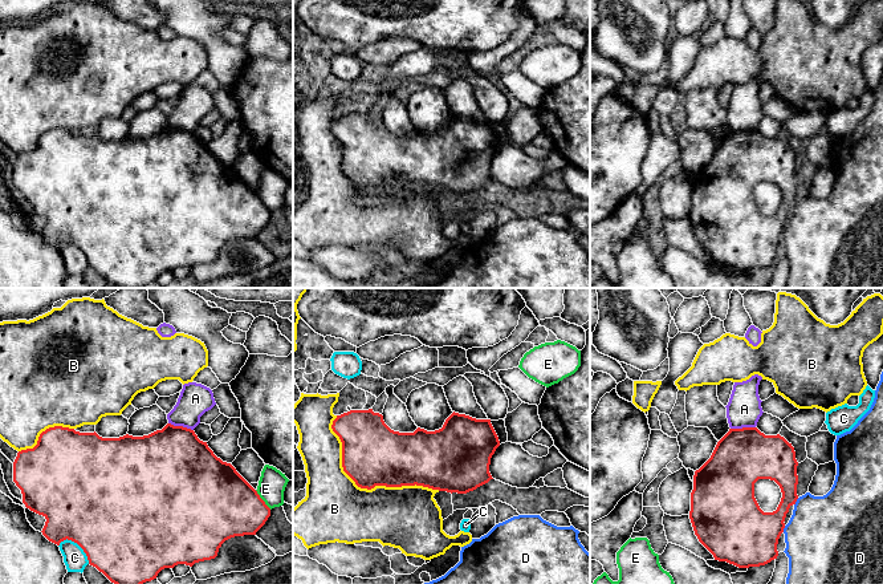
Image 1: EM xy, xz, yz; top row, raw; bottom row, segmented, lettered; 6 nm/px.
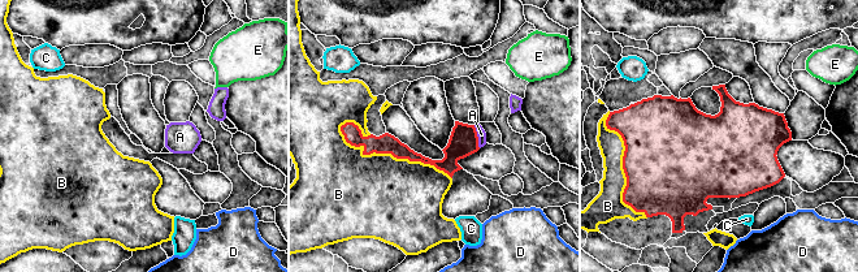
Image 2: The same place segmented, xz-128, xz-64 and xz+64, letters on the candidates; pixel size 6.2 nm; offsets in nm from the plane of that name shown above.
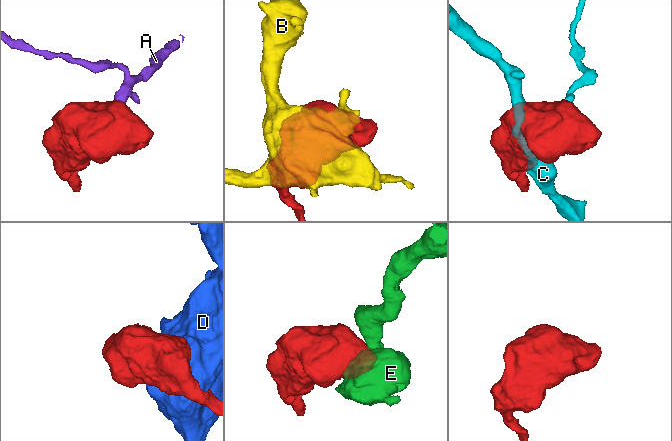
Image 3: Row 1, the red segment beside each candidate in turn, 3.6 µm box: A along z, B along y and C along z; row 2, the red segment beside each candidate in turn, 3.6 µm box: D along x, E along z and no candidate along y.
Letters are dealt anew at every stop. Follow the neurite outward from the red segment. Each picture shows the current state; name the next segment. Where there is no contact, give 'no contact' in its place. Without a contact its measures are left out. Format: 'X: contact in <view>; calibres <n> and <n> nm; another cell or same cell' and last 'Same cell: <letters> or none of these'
A: contact in xy; calibres 460 and 190 nm; another cell
B: contact in xz; calibres 380 and 380 nm; another cell
C: contact in xy; calibres 500 and 140 nm; another cell
D: contact in yz; calibres 220 and 440 nm; another cell
E: contact in xy; calibres 420 and 170 nm; another cell
Same cell: none of these

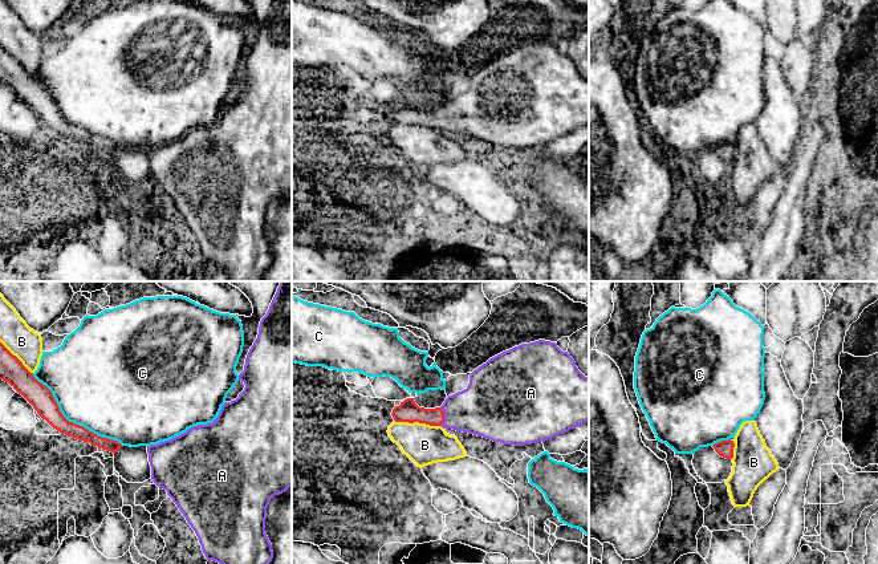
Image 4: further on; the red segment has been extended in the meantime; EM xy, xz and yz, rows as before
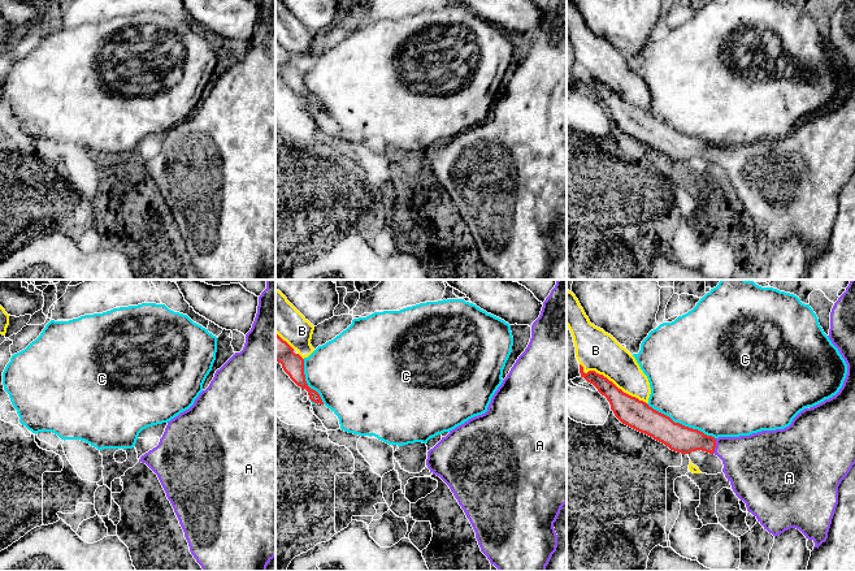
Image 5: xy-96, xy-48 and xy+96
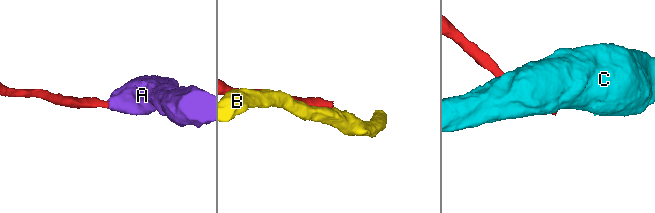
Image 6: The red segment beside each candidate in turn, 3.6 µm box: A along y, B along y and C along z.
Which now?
A: contact in xz; calibres 130 and 320 nm; same cell
B: contact in xz; calibres 130 and 240 nm; another cell
C: contact in xy; calibres 150 and 480 nm; another cell
Same cell: A

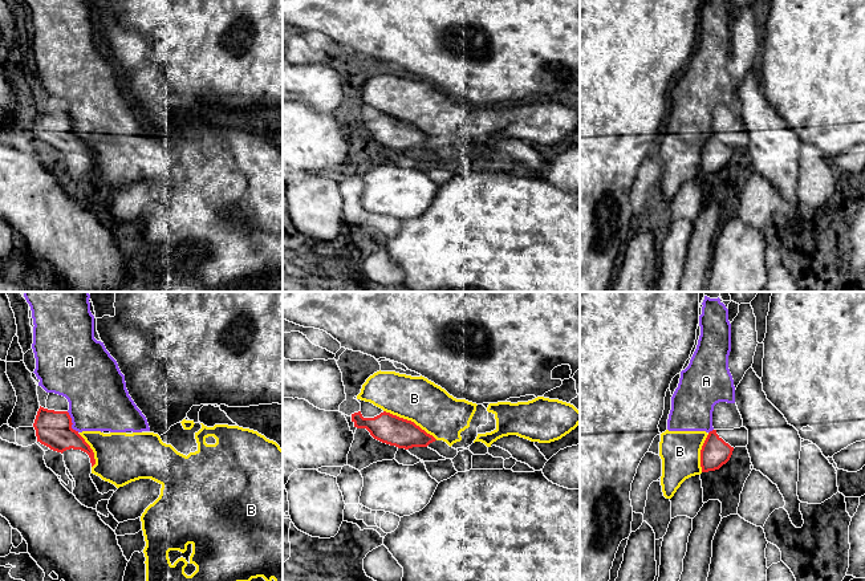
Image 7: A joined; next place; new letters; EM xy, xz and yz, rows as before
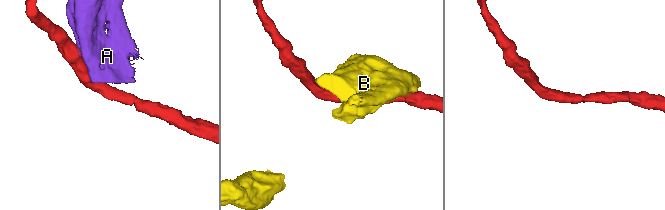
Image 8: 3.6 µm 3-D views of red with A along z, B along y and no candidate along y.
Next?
A: contact in xy; calibres 220 and 360 nm; another cell
B: contact in xz; calibres 180 and 280 nm; another cell
Same cell: none of these

